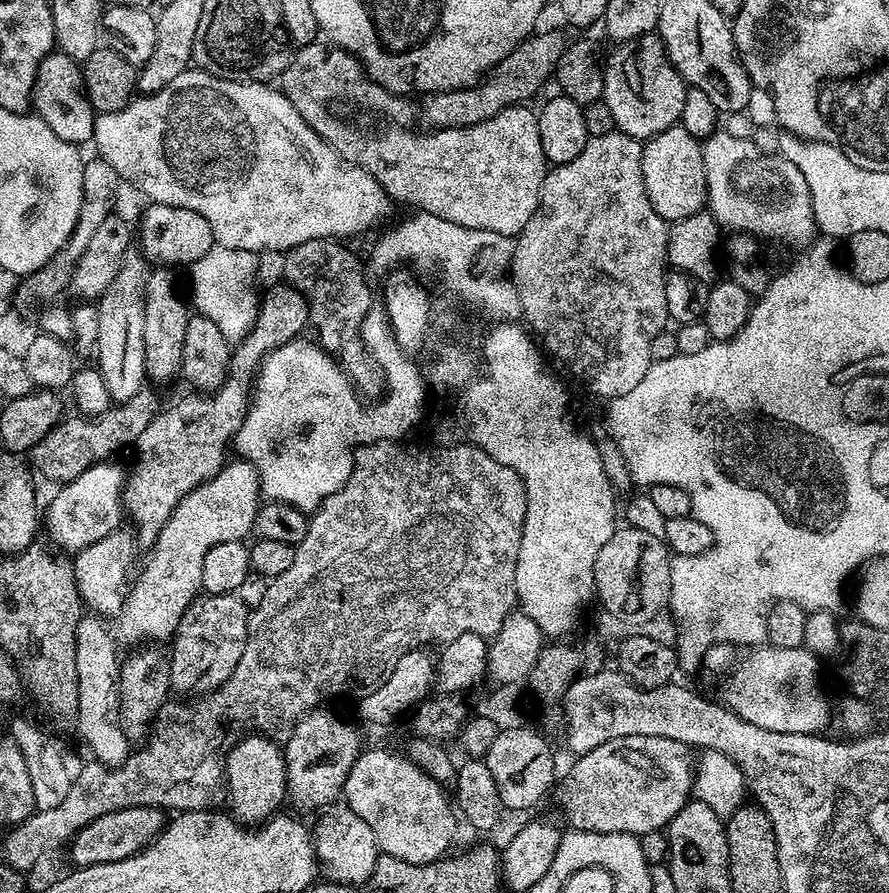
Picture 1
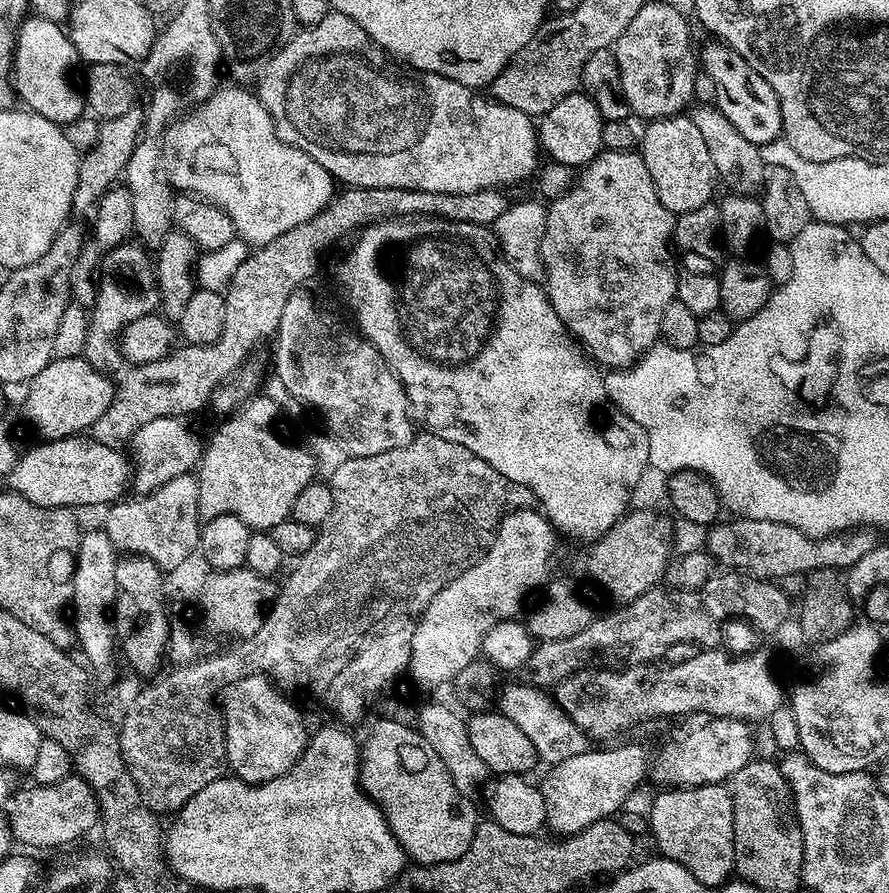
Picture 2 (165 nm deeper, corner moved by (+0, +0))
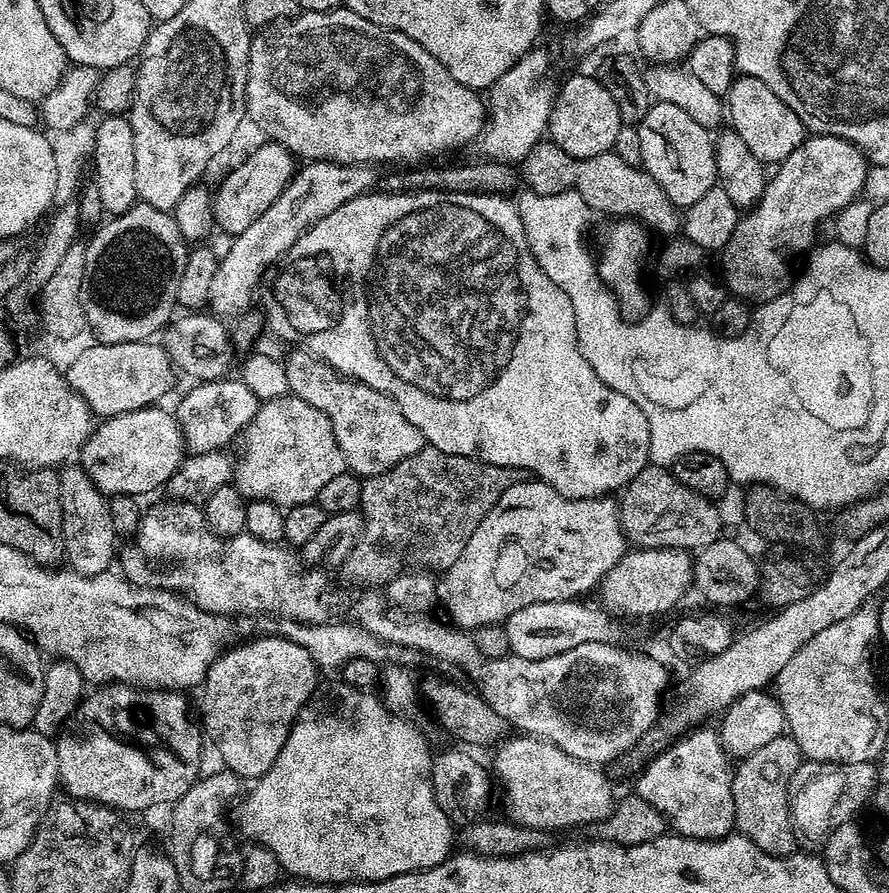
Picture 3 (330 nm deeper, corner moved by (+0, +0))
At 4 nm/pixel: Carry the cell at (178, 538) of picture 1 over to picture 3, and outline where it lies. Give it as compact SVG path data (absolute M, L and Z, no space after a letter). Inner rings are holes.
M291 394L263 401L252 421L244 427L239 444L240 460L238 456L234 464L234 486L247 501L269 500L285 510L299 504L311 504L318 490L322 490L330 478L346 471L342 450L338 450L338 442L334 440L330 418L326 418L322 410L314 410L310 402L302 402L302 398Z

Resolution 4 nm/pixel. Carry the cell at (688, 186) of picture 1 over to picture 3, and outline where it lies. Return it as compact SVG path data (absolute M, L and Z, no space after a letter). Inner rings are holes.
M656 102L638 125L642 142L642 167L666 190L666 198L677 209L688 208L716 183L716 145L709 129L698 126L686 110L670 102Z

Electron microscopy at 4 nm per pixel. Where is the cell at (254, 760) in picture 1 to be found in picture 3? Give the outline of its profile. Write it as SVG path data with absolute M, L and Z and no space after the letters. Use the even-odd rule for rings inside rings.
M281 636L249 638L221 652L204 679L204 697L200 700L200 712L204 715L203 731L211 744L218 748L221 762L227 771L248 782L255 782L268 773L278 754L282 754L282 746L286 746L286 738L300 719L300 712L307 704L309 696L318 687L316 675L318 669L314 658L310 658L310 654L306 654L306 650L298 646L298 642L290 642Z

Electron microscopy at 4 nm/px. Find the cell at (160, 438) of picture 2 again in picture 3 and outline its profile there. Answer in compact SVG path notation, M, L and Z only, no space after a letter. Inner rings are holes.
M223 378L219 380L205 380L193 383L193 388L180 400L180 405L174 408L176 421L184 435L184 443L187 451L192 454L206 454L207 452L219 452L227 449L228 443L235 441L243 433L244 427L254 418L254 414L260 409L262 401L255 396L253 390L240 378Z

